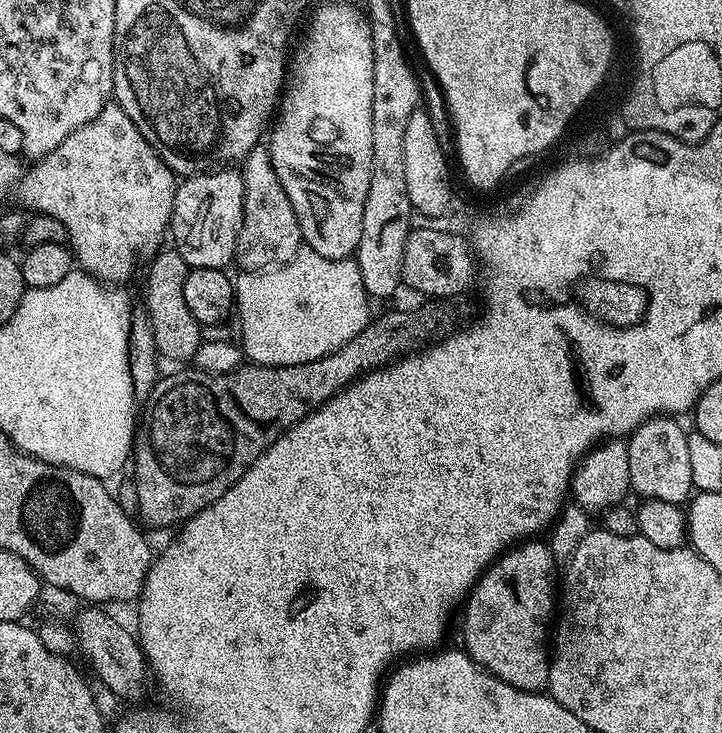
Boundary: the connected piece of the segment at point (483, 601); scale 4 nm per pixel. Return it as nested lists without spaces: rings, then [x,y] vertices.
[[[532,538],[497,556],[463,605],[463,647],[468,655],[490,674],[523,692],[543,693],[548,687],[550,621],[554,616],[552,603],[558,600],[558,561],[551,547],[542,541]]]

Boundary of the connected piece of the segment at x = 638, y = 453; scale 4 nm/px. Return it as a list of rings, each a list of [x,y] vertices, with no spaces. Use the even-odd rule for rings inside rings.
[[[655,416],[642,422],[627,437],[631,491],[635,495],[637,492],[637,497],[683,505],[693,495],[688,432],[680,422],[671,416]]]

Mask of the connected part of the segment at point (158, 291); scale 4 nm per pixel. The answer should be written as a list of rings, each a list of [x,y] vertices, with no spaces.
[[[175,250],[157,252],[148,266],[148,285],[144,288],[143,303],[148,309],[150,326],[154,326],[156,350],[165,361],[191,361],[202,343],[202,325],[194,318],[194,314],[190,314],[190,306],[186,306],[186,293],[182,291],[186,287],[190,267]]]

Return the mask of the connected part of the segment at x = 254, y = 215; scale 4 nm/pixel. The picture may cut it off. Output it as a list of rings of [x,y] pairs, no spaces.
[[[257,146],[242,162],[242,175],[245,184],[244,217],[241,232],[238,234],[235,252],[235,263],[246,272],[262,272],[265,268],[277,268],[280,264],[290,262],[294,254],[302,246],[298,218],[294,214],[294,206],[290,206],[290,198],[286,198],[286,190],[282,190],[282,182],[278,182],[278,174],[274,174],[274,166],[270,162],[267,147]]]

